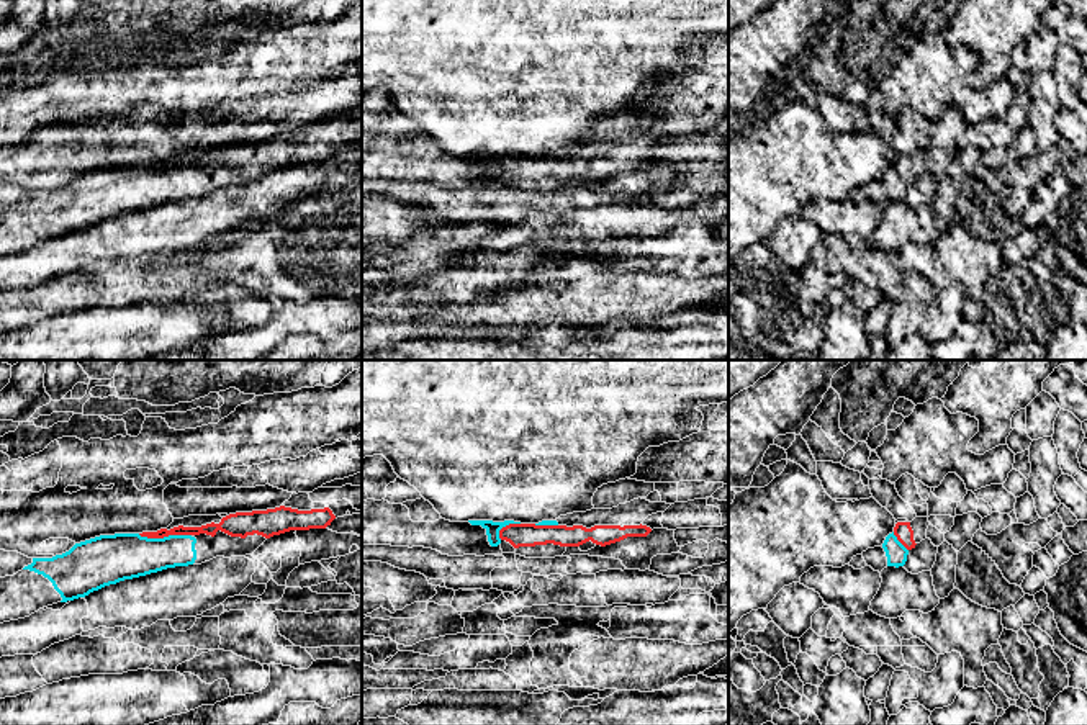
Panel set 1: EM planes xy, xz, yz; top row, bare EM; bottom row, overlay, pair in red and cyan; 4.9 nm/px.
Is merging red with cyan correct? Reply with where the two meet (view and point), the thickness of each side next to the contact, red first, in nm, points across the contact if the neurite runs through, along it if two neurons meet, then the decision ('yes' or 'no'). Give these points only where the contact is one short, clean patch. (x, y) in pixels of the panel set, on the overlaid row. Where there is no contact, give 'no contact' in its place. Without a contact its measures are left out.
xy (164, 535) | 60/220 nm | across xy (210, 529), (164, 535), (144, 553), (118, 557) | yes

